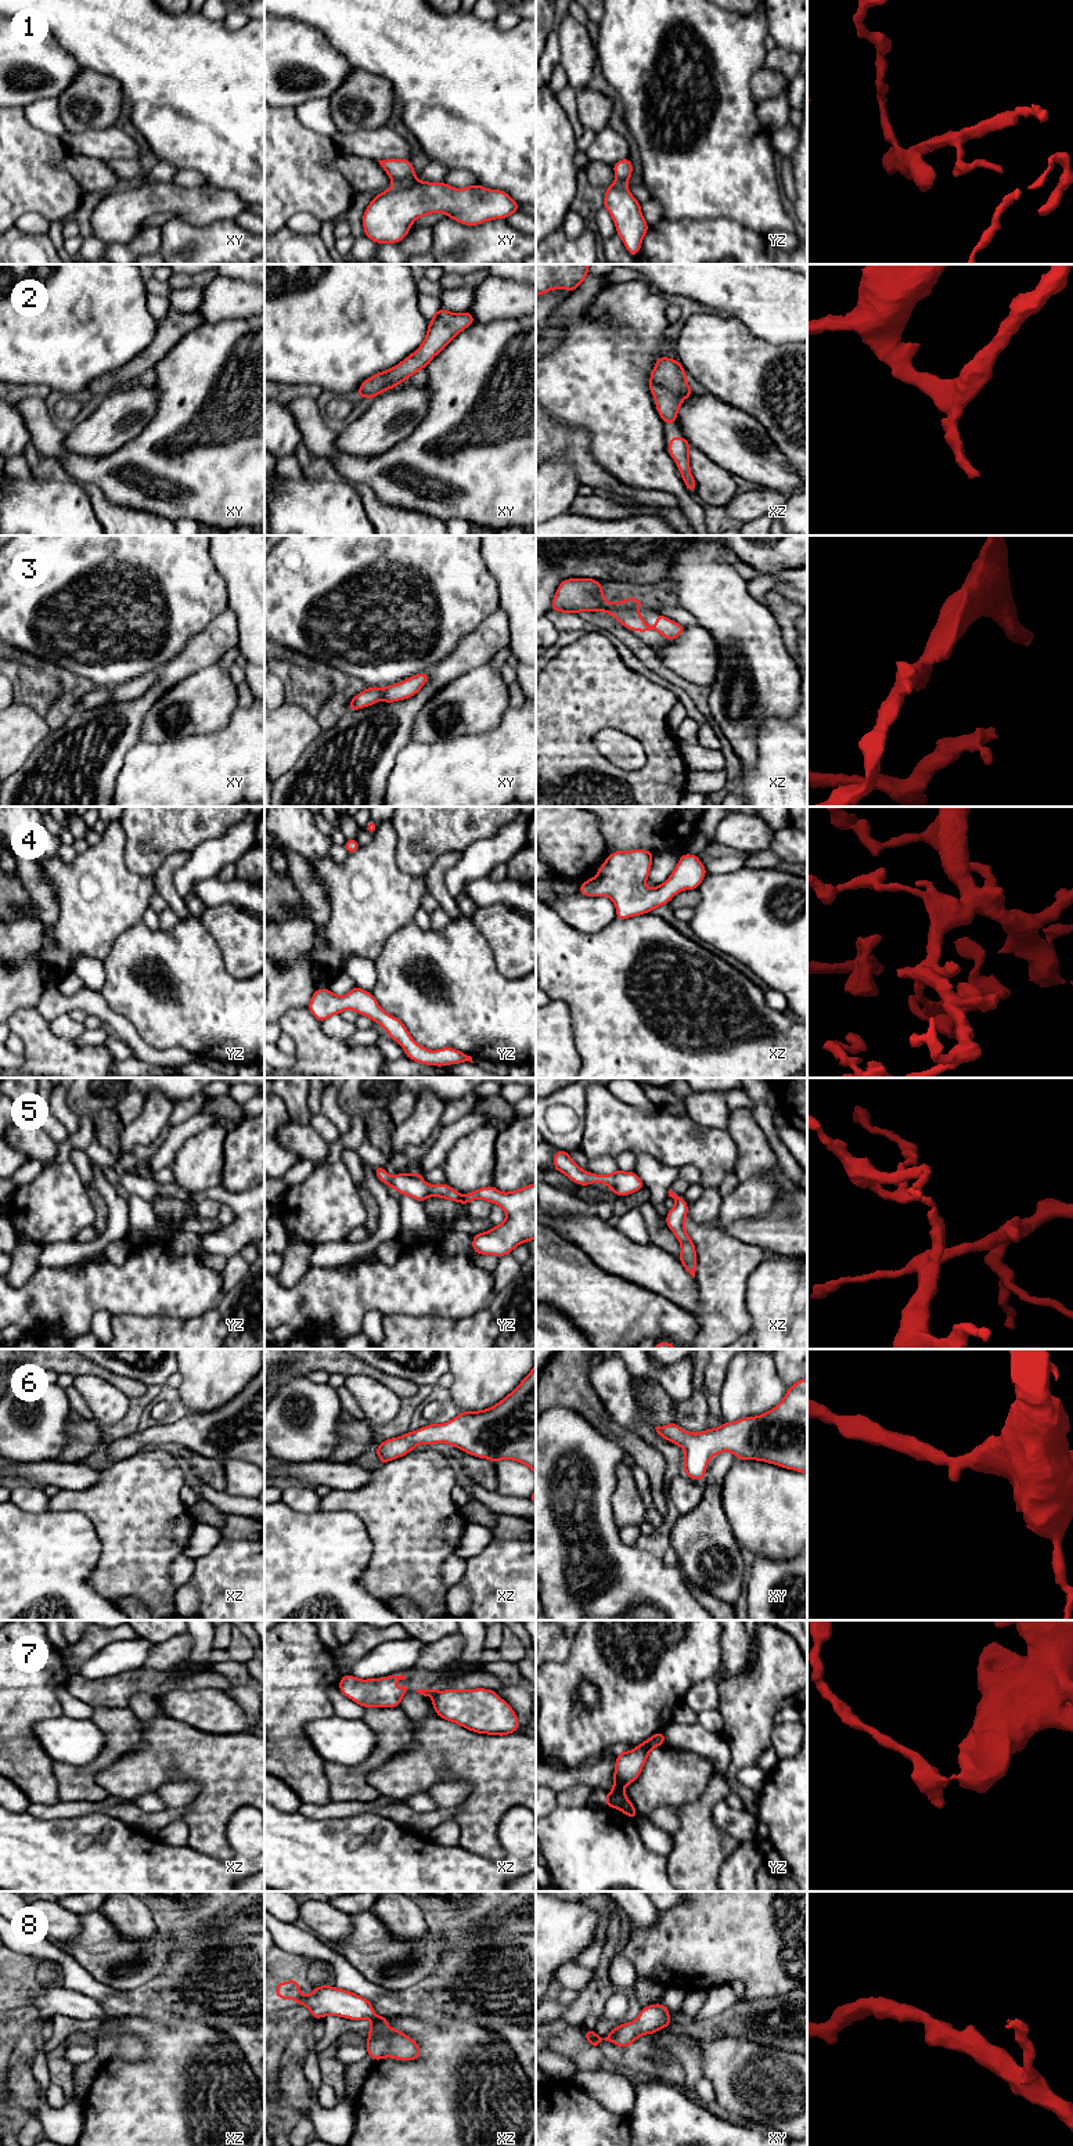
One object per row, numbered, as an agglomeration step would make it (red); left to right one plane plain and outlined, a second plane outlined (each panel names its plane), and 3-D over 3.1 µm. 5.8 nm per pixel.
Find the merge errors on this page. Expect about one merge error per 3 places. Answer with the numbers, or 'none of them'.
7

